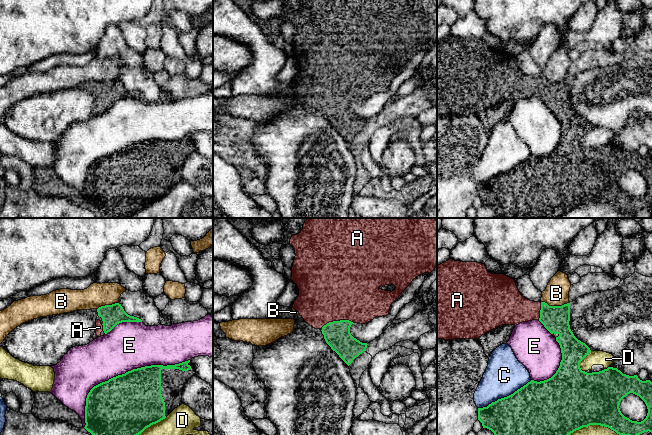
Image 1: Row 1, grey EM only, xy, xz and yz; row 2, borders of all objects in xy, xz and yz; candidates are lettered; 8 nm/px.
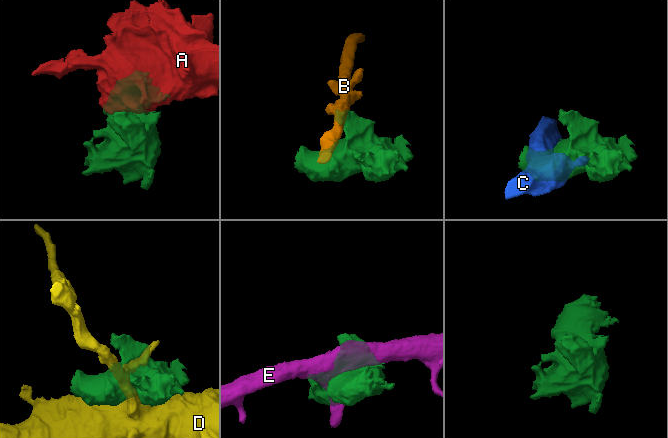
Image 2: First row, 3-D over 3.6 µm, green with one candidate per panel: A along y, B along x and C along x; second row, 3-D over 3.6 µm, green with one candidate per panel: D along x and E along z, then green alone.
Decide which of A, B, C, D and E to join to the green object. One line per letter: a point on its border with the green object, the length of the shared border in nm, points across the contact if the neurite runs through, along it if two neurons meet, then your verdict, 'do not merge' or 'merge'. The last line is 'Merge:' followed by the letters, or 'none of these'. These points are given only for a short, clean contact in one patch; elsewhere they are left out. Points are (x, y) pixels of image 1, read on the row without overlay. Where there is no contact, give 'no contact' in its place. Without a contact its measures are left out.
A: xz (337, 97) | 260 nm | across xz (337, 111), (337, 97), (334, 90), (334, 66) | merge
B: yz (555, 82) | 220 nm | along yz (541, 77), (549, 81), (568, 79) | do not merge
C: yz (504, 173) | 480 nm | do not merge
D: yz (581, 136) | 180 nm | do not merge
E: xy (122, 150) | 1000 nm | do not merge
Merge: A

